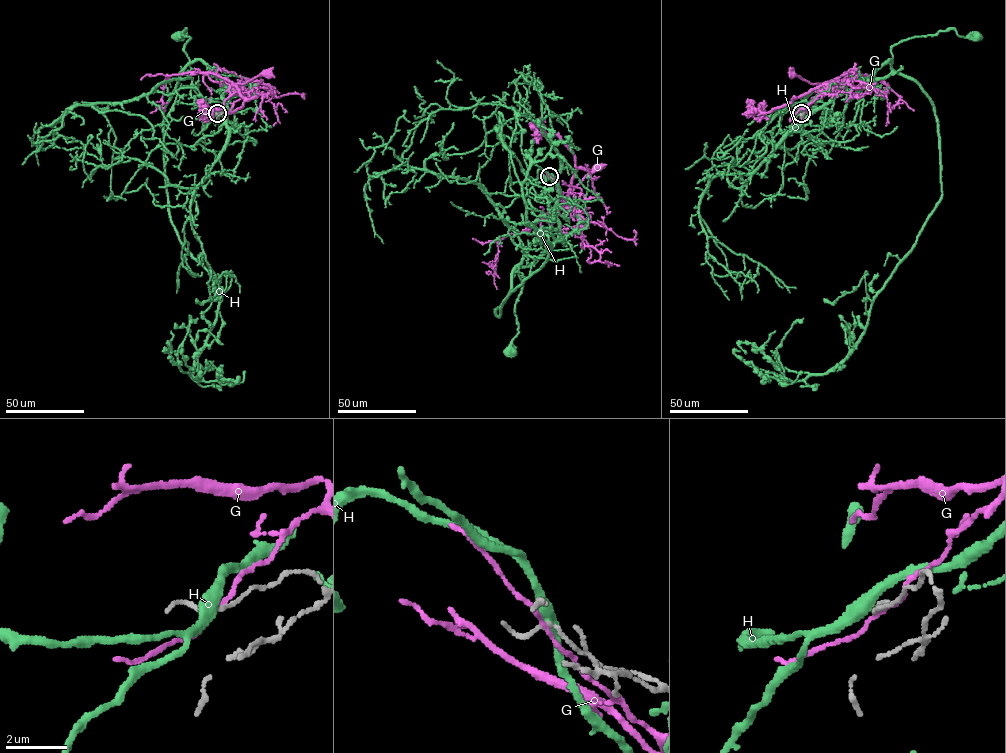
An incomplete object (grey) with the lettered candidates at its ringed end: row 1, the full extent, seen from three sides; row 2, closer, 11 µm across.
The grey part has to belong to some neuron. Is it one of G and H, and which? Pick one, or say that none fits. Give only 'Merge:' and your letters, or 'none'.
Merge: G

